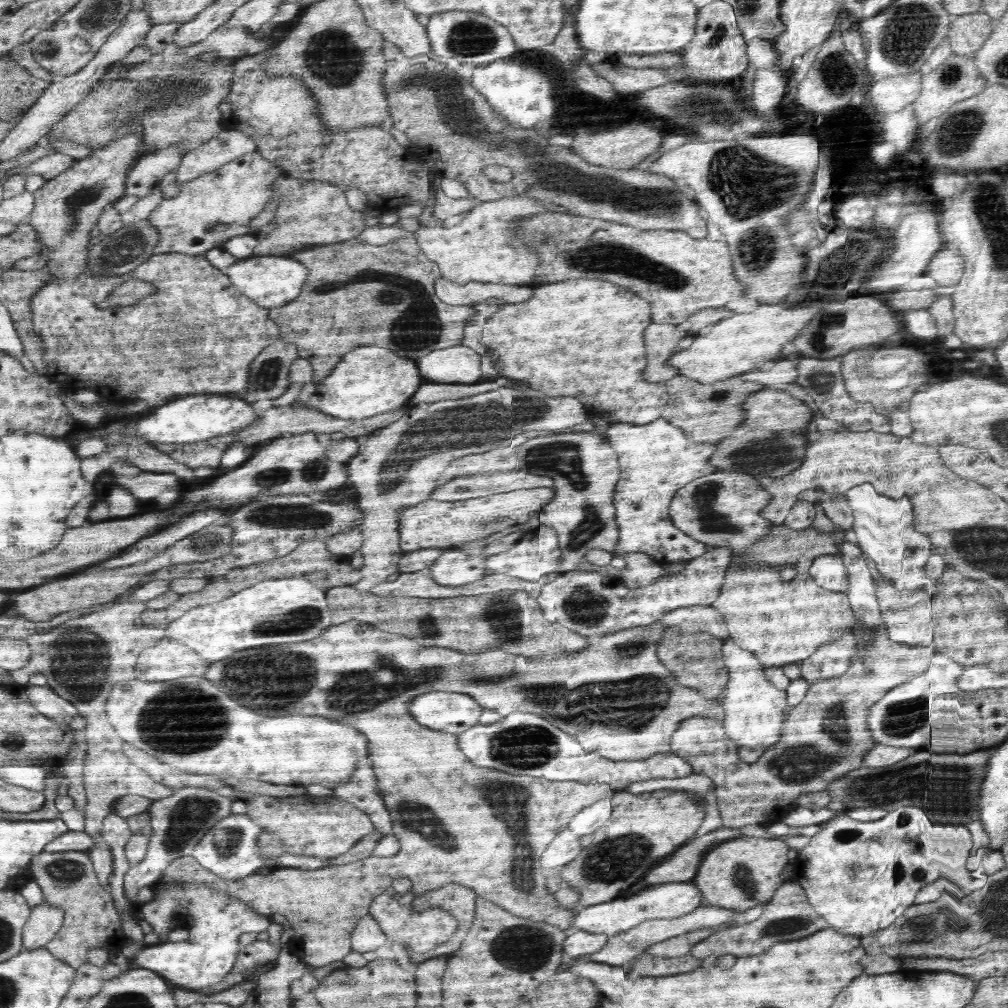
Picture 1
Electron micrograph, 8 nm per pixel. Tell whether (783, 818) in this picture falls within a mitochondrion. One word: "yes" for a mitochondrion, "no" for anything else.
no

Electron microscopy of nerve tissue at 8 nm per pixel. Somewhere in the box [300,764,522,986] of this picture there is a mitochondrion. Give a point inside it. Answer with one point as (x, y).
(415, 816)

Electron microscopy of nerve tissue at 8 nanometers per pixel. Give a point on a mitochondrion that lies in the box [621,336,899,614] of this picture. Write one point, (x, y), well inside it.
(776, 455)

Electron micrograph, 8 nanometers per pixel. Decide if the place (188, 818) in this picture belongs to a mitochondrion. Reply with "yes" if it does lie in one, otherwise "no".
yes

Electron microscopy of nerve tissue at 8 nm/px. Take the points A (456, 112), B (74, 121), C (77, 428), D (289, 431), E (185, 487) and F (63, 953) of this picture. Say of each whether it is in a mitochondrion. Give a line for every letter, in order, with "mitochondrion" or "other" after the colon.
A: mitochondrion
B: other
C: other
D: other
E: other
F: other

